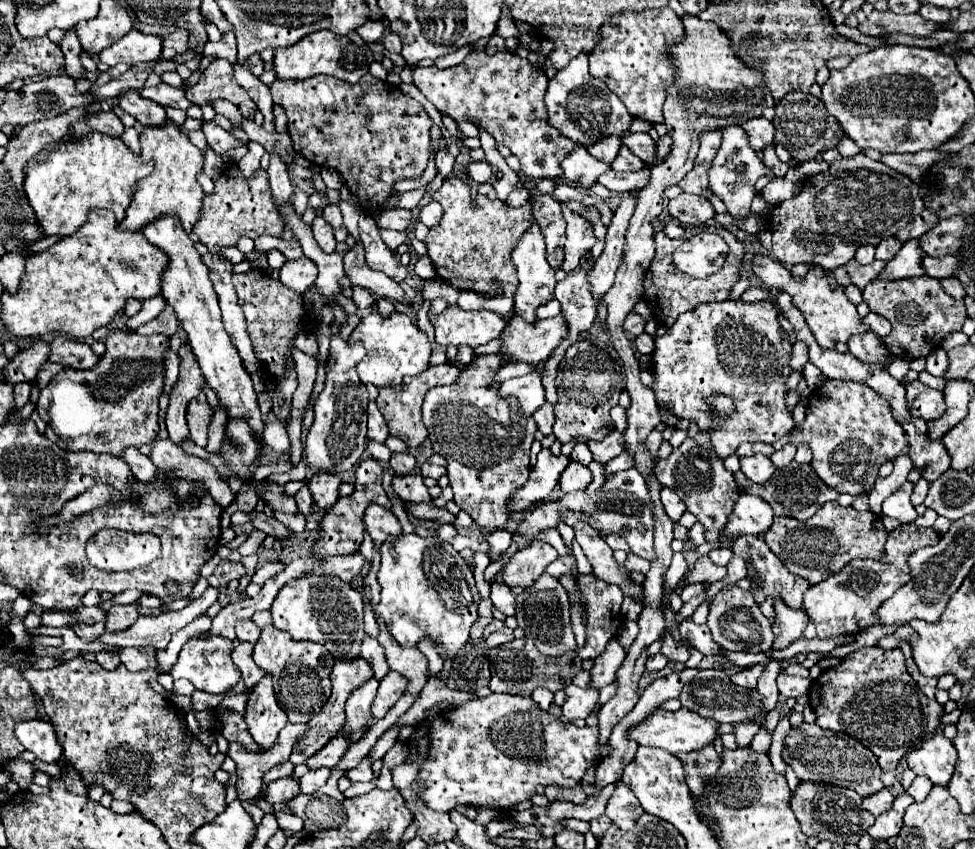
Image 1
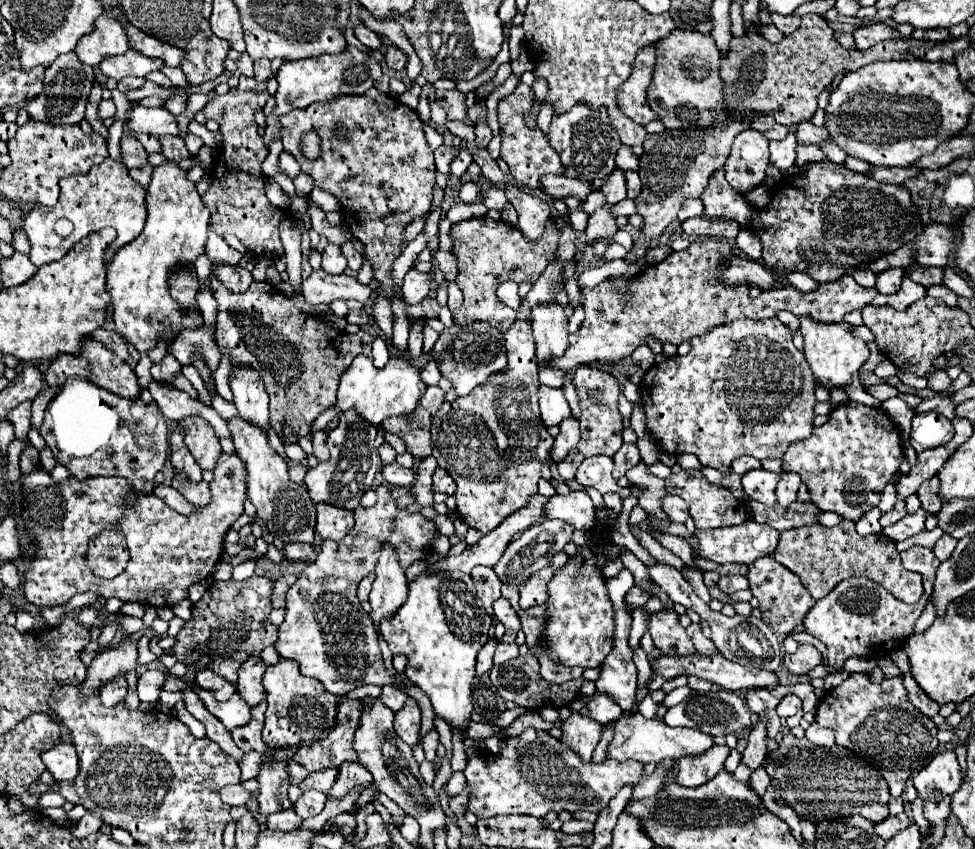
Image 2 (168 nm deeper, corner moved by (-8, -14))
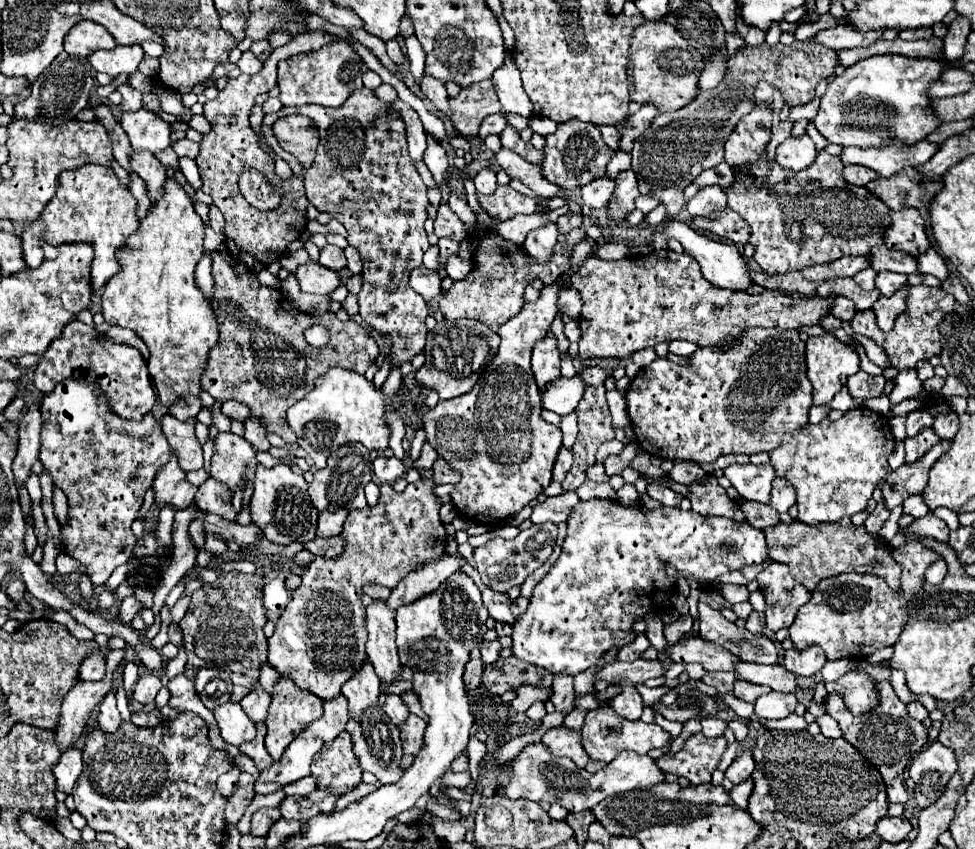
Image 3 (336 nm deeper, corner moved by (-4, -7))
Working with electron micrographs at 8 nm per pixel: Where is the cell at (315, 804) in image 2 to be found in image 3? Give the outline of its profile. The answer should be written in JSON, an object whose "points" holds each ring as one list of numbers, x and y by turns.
{"points":[[285,797,283,803,279,805,279,811,281,811,281,817,291,821,291,819,297,819,297,821,307,821,311,817,315,817,319,813,319,807,315,803,311,803,307,797]]}

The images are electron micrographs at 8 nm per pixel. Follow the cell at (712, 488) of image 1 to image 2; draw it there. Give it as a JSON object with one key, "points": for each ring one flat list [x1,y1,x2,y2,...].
{"points":[[681,470,679,474,671,474,669,478,665,478,665,490,667,490,667,494,677,494,687,502,689,514,695,520,695,528,699,528,699,530,737,526,737,524,743,524,747,520,744,507,746,502,737,500,725,486,711,484,703,476,701,470]]}

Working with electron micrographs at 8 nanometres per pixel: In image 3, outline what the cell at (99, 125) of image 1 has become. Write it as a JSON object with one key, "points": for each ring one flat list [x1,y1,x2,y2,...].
{"points":[[133,153,131,165,135,173,145,181,147,197,151,199,151,203,157,203,163,197,163,185,167,179,165,167,155,157,151,157,151,153,143,153,143,157,135,157]]}

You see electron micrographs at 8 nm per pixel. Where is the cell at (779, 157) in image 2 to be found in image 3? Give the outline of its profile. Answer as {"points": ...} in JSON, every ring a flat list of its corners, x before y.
{"points":[[803,135,799,139,795,137,787,137,779,147,777,147,777,155,775,159,791,169,791,171,803,171,807,169,813,161,815,161,815,155,817,155,817,149,815,149,815,143]]}

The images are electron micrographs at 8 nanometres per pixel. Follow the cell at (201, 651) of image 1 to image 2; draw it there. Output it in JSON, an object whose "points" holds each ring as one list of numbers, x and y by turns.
{"points":[[193,686,193,692,201,698,201,702,205,704,205,708,223,722,223,726,227,730,237,728,247,724,247,720,251,720,251,708,249,704,235,692,227,702,221,702,215,698,215,694,211,690,205,690,201,686]]}

